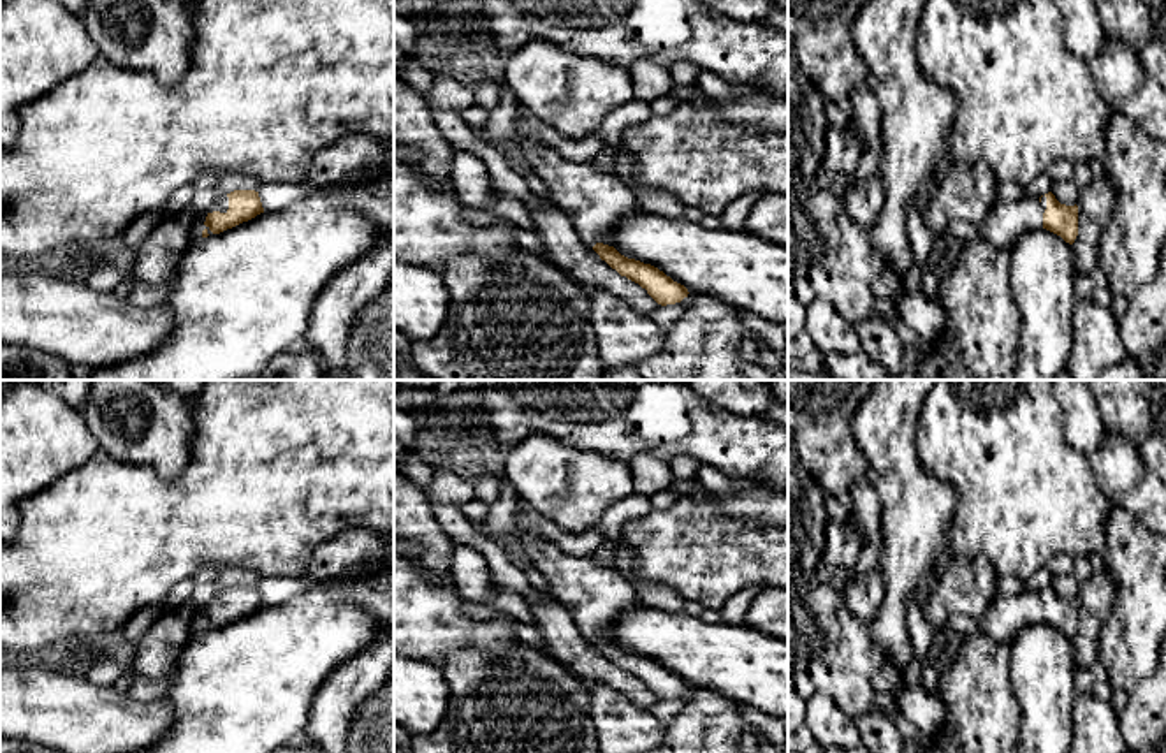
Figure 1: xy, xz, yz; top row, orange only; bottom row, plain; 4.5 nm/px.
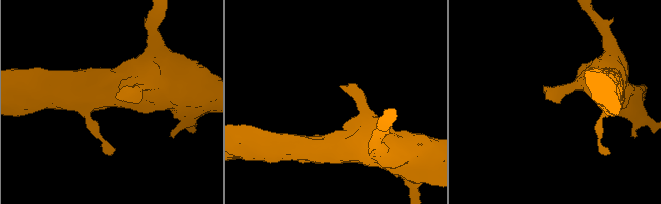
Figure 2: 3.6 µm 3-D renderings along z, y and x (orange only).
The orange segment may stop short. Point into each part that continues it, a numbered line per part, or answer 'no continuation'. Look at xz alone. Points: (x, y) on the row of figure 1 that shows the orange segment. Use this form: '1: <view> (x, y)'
1: xz (597, 203)

